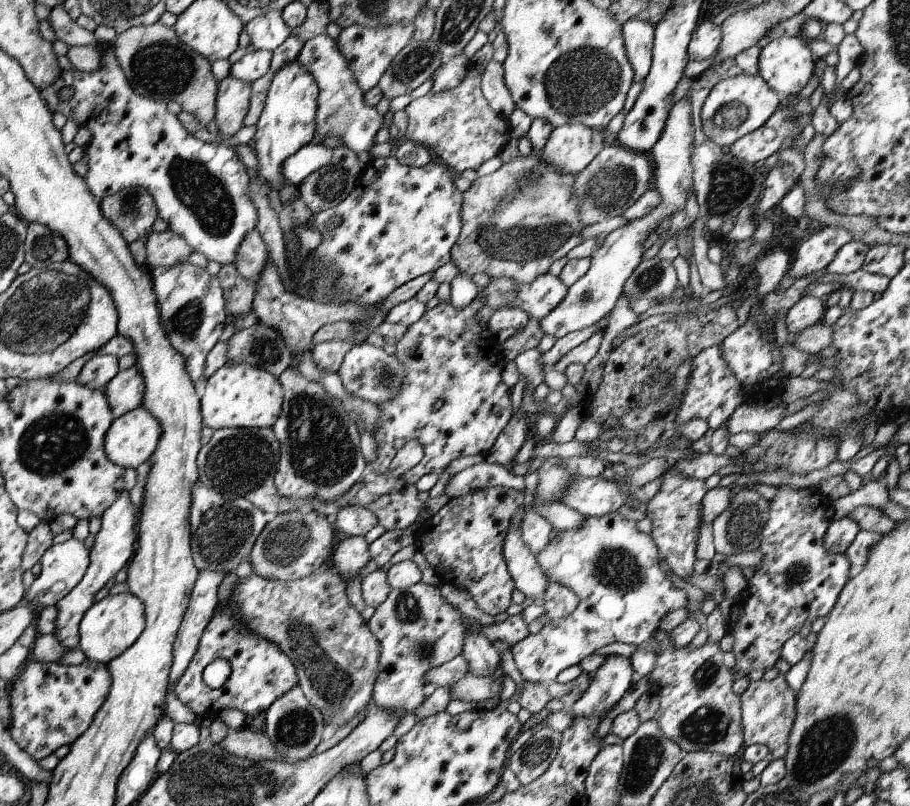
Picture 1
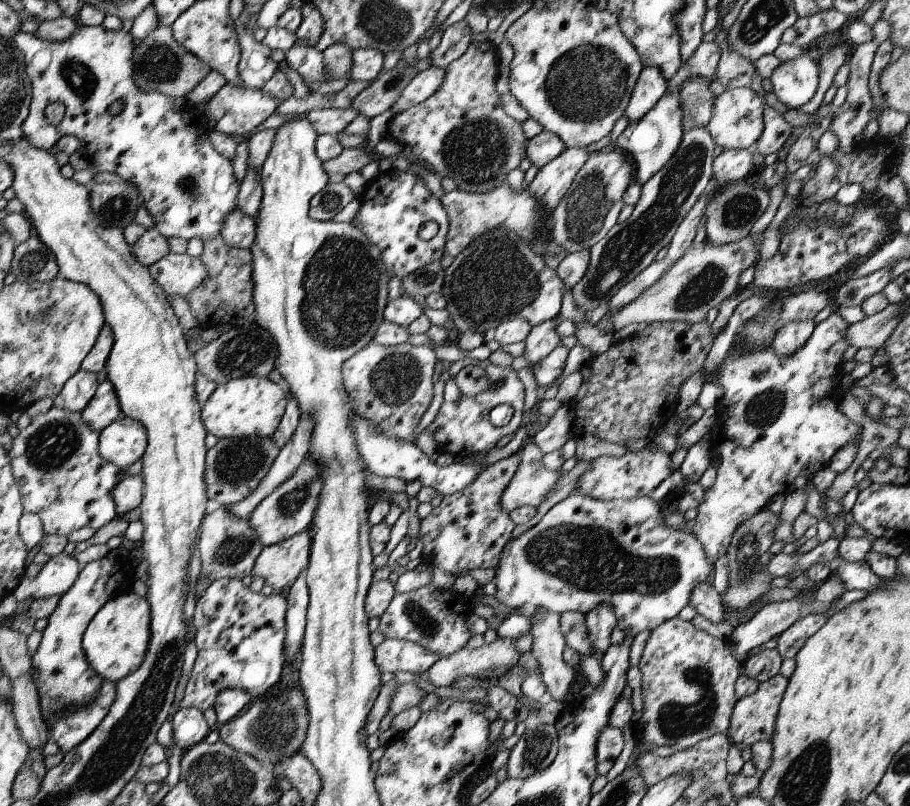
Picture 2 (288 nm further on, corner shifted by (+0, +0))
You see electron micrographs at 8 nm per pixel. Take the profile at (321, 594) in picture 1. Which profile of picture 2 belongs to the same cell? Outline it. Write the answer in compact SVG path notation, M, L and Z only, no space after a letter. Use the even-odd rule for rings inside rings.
M383 640L375 648L375 666L379 672L413 672L413 674L425 674L437 660L441 660L439 654L427 652L415 642L407 640Z

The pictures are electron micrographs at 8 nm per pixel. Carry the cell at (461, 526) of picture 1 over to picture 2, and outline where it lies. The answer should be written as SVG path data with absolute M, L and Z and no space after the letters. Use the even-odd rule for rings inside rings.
M519 452L507 456L485 468L471 484L461 492L445 496L439 506L435 506L429 516L419 520L419 538L423 542L423 562L435 570L447 574L461 574L475 568L493 568L497 570L499 558L507 542L511 540L511 530L515 528L507 512L499 508L501 492L511 482L513 474L521 464Z

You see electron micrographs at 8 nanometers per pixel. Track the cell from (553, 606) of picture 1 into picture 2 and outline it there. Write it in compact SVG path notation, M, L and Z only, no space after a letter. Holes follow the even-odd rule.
M565 612L561 614L561 634L567 648L573 648L579 656L595 656L595 648L589 640L589 628L585 626L585 614Z

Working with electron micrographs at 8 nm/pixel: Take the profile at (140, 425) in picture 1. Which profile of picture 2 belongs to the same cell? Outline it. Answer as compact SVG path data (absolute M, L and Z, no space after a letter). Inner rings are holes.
M117 418L99 432L99 454L119 470L141 460L147 448L147 430L133 418Z

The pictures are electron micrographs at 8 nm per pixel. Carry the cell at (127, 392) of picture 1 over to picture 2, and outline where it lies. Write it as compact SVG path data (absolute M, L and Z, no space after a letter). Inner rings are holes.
M109 380L101 382L85 406L83 412L79 412L83 422L89 424L93 432L103 432L113 420L121 418L121 408L119 408L119 398L115 394L115 388Z

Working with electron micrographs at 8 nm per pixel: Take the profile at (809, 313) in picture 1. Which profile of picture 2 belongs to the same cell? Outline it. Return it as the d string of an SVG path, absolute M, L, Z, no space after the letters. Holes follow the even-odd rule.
M807 320L807 322L791 322L791 324L783 326L775 334L775 338L771 342L771 350L779 358L793 356L809 340L809 336L813 334L813 330L815 330L813 320Z

